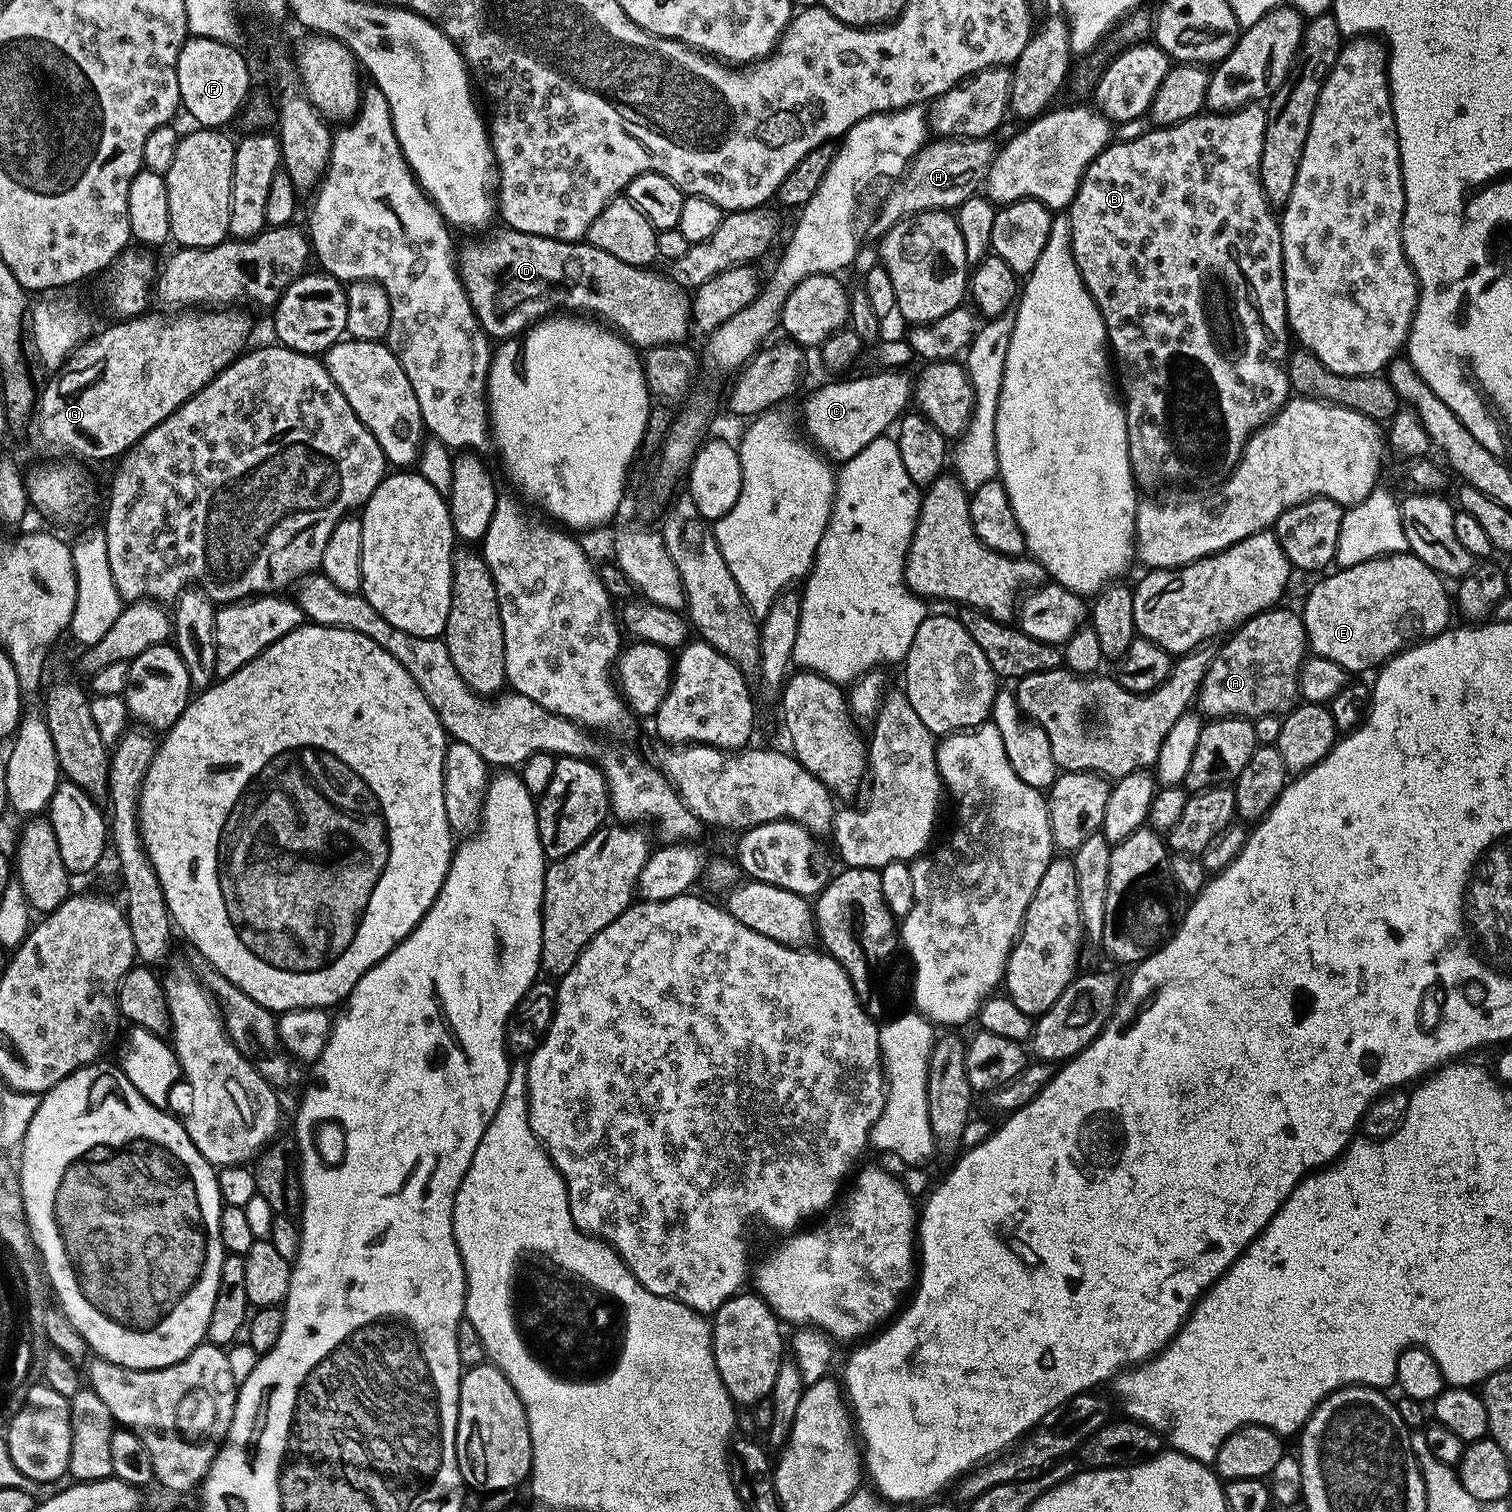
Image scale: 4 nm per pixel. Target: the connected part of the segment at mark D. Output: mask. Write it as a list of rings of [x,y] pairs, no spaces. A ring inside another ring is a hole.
[[[507,226],[501,227],[501,232],[496,232],[493,236],[488,236],[485,240],[472,240],[469,242],[468,245],[465,246],[464,249],[459,249],[458,252],[458,267],[460,269],[460,281],[464,284],[464,289],[466,290],[466,294],[470,298],[470,306],[472,307],[472,312],[478,318],[478,322],[480,323],[480,329],[489,336],[493,341],[496,342],[508,342],[511,341],[513,338],[519,337],[521,334],[528,331],[529,327],[533,324],[539,324],[541,320],[559,313],[563,310],[565,313],[568,314],[587,314],[589,317],[592,318],[599,318],[607,327],[615,330],[619,335],[623,336],[625,340],[628,341],[629,344],[635,346],[637,349],[640,350],[647,350],[649,348],[657,348],[658,346],[662,346],[663,344],[679,344],[681,342],[687,341],[688,339],[688,332],[691,331],[691,297],[689,293],[685,291],[685,289],[679,286],[673,286],[671,283],[670,285],[667,284],[666,281],[663,280],[662,277],[659,276],[658,273],[652,272],[656,270],[649,270],[648,268],[639,268],[638,266],[630,266],[626,262],[622,262],[622,258],[614,258],[614,254],[606,254],[606,250],[598,250],[598,246],[594,246],[593,244],[587,242],[577,242],[575,240],[555,240],[554,238],[546,238],[545,236],[539,236],[538,234],[526,234],[525,232],[519,232],[518,230],[514,230],[513,228],[509,228]]]

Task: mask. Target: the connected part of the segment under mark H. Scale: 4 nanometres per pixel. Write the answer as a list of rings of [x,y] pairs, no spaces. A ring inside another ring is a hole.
[[[936,138],[931,142],[925,143],[924,147],[920,149],[919,155],[915,156],[908,166],[907,172],[904,173],[903,176],[899,177],[898,184],[900,184],[900,189],[897,190],[896,196],[892,196],[889,200],[884,200],[880,204],[880,213],[876,216],[876,233],[877,237],[885,236],[888,232],[889,228],[892,225],[899,222],[899,220],[903,220],[904,217],[913,215],[917,212],[939,212],[941,210],[955,210],[959,208],[962,202],[966,202],[971,198],[971,196],[977,195],[981,191],[982,185],[984,183],[984,179],[986,178],[986,174],[990,170],[990,166],[992,165],[992,160],[995,158],[996,153],[998,151],[997,145],[992,145],[993,141],[991,139],[985,138],[983,140],[958,140],[955,138]]]

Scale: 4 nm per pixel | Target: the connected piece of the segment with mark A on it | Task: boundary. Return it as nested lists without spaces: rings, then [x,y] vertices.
[[[1284,607],[1270,608],[1250,617],[1223,641],[1220,654],[1209,661],[1195,698],[1205,717],[1274,716],[1287,713],[1297,703],[1300,667],[1310,649],[1301,613]]]

